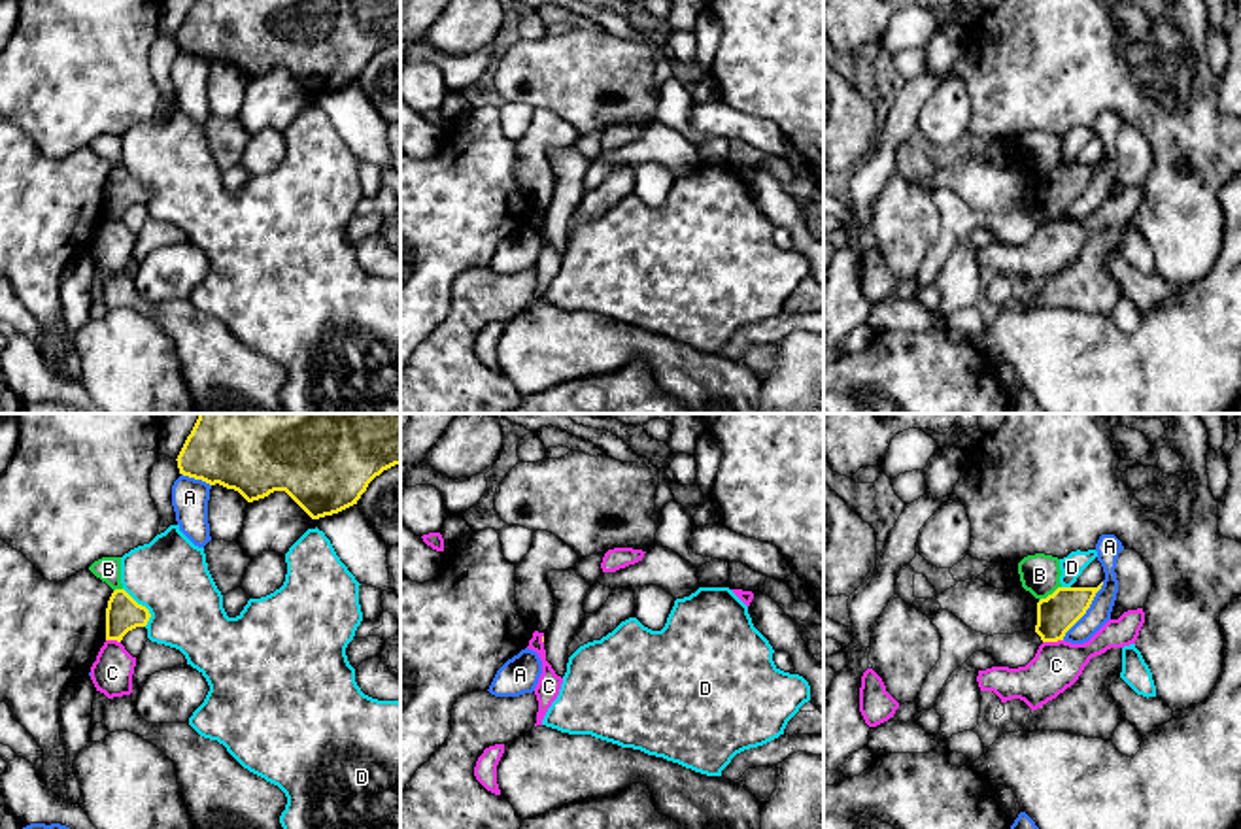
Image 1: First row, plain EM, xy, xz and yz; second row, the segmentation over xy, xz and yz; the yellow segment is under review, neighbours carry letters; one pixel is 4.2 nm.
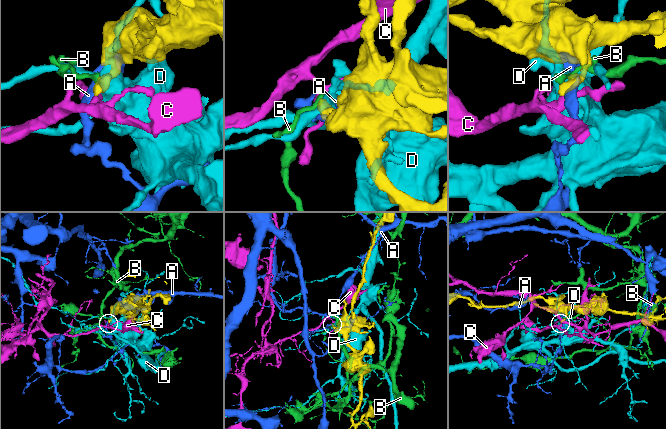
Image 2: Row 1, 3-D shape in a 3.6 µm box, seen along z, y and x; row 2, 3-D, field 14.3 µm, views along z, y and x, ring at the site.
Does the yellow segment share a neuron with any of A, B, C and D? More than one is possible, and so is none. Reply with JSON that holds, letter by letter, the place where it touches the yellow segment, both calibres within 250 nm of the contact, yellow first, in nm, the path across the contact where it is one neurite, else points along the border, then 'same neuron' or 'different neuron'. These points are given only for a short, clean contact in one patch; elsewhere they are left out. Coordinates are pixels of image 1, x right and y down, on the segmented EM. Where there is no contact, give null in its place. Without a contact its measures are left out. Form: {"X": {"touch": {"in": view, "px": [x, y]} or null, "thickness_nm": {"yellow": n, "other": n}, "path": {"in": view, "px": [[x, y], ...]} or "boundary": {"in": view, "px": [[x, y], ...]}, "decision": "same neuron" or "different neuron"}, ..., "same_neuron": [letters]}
{"A": {"touch": {"in": "yz", "px": [1087, 609]}, "thickness_nm": {"yellow": 170, "other": 100}, "decision": "different neuron"}, "B": {"touch": {"in": "yz", "px": [1049, 595]}, "thickness_nm": {"yellow": 170, "other": 170}, "boundary": {"in": "yz", "px": [[1060, 586], [1039, 601]]}, "decision": "different neuron"}, "C": {"touch": {"in": "yz", "px": [1053, 641]}, "thickness_nm": {"yellow": 170, "other": 200}, "boundary": {"in": "yz", "px": [[1062, 639], [1043, 642]]}, "decision": "different neuron"}, "D": {"touch": {"in": "xy", "px": [144, 607]}, "thickness_nm": {"yellow": 150, "other": 320}, "decision": "different neuron"}, "same_neuron": []}

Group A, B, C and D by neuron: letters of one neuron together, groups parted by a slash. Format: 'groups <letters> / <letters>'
groups A / B / C / D

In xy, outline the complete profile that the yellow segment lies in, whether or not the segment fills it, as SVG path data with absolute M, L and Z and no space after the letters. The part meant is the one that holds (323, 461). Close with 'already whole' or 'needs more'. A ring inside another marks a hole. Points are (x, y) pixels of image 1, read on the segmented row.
M198 414L176 461L179 474L234 489L247 502L285 491L319 519L357 504L376 476L400 465L400 414Z; already whole

